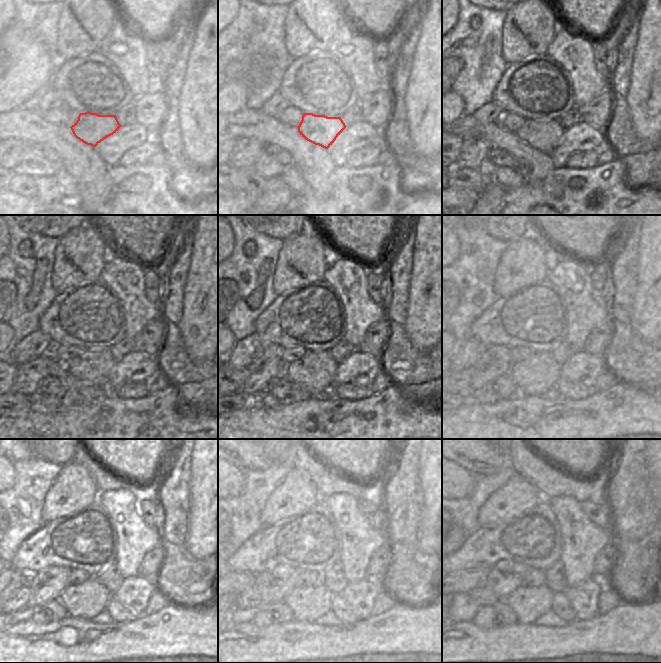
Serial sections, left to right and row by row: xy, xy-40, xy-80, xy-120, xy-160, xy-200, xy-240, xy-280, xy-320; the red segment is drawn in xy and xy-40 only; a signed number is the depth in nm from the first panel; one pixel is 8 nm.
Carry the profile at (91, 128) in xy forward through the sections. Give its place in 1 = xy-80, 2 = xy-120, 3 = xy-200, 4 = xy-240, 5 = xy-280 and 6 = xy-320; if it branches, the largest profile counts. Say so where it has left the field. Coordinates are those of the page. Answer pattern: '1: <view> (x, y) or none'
1: xy-80 (542, 134)
2: xy-120 (94, 367)
3: xy-200 (540, 372)
4: xy-240 (87, 600)
5: xy-280 (307, 604)
6: xy-320 (528, 603)

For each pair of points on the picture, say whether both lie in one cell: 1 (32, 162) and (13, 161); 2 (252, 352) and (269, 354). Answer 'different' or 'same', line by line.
1: different
2: different

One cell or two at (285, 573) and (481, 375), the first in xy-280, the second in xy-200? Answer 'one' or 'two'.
one

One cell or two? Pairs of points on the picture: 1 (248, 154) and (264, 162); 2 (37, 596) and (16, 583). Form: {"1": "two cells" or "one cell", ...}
{"1": "two cells", "2": "two cells"}

